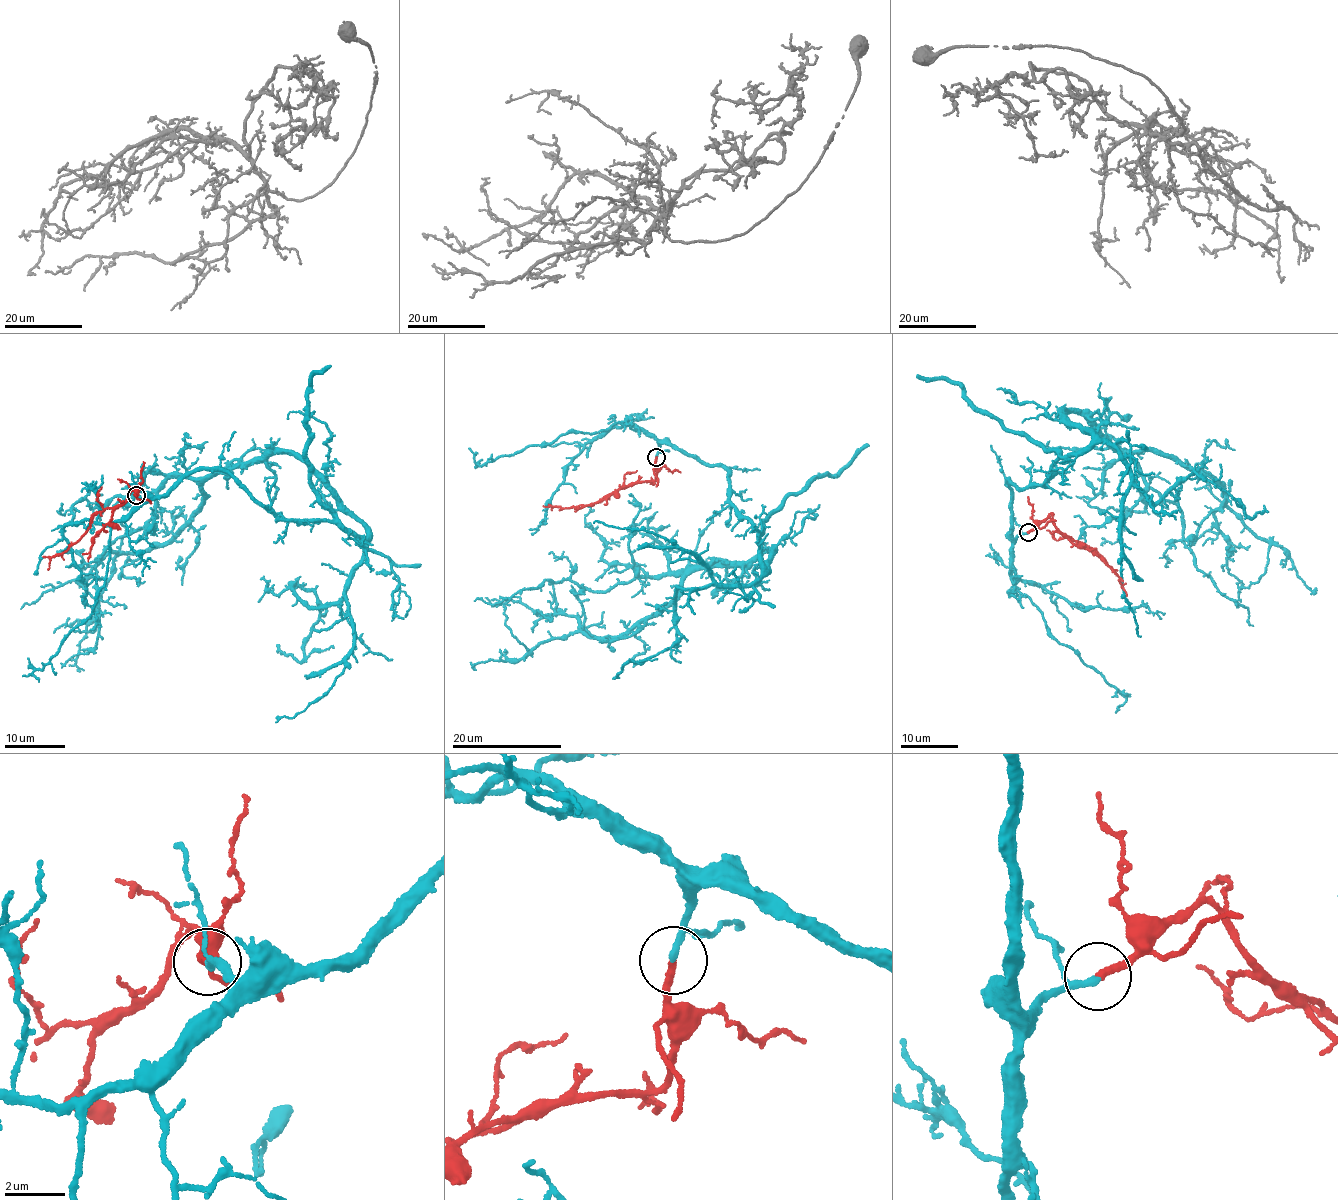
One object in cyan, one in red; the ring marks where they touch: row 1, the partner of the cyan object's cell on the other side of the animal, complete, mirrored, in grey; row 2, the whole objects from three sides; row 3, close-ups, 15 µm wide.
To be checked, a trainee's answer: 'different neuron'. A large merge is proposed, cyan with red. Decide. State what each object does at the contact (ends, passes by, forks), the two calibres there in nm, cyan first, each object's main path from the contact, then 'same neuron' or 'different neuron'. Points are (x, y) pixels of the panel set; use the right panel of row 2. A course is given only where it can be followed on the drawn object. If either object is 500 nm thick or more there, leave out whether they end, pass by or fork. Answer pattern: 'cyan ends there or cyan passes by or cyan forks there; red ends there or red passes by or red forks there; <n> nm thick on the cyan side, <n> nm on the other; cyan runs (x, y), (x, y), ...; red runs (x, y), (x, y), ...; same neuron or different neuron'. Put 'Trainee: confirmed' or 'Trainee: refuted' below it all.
cyan passes by; red ends there; 170 nm thick on the cyan side, 280 nm on the other; cyan runs (1027, 532), (1009, 532), (1006, 485), (1092, 442), (1074, 410), (1226, 488), (1270, 544), (1240, 601); red runs (1027, 532), (1050, 519), (1060, 531), (1104, 558), (1120, 577), (1127, 596); same neuron
Trainee: refuted

